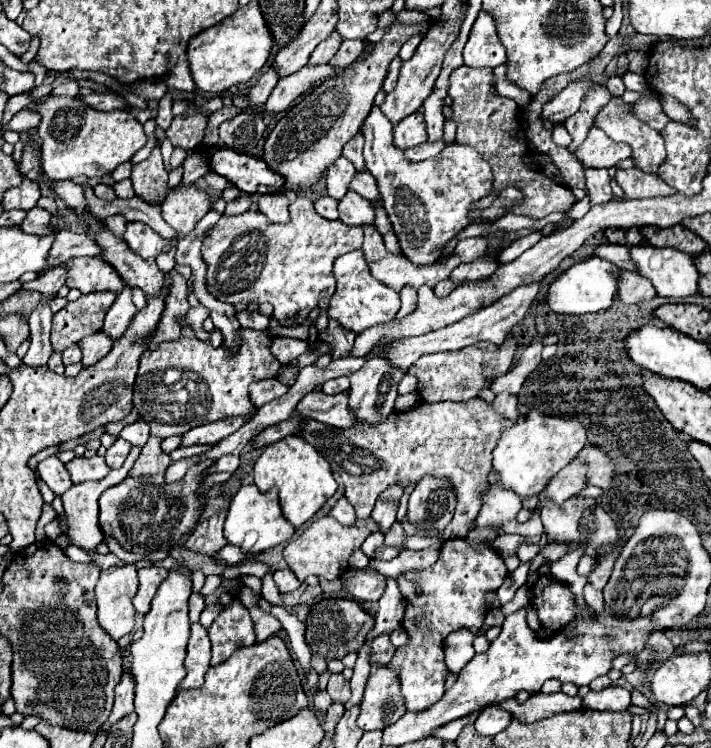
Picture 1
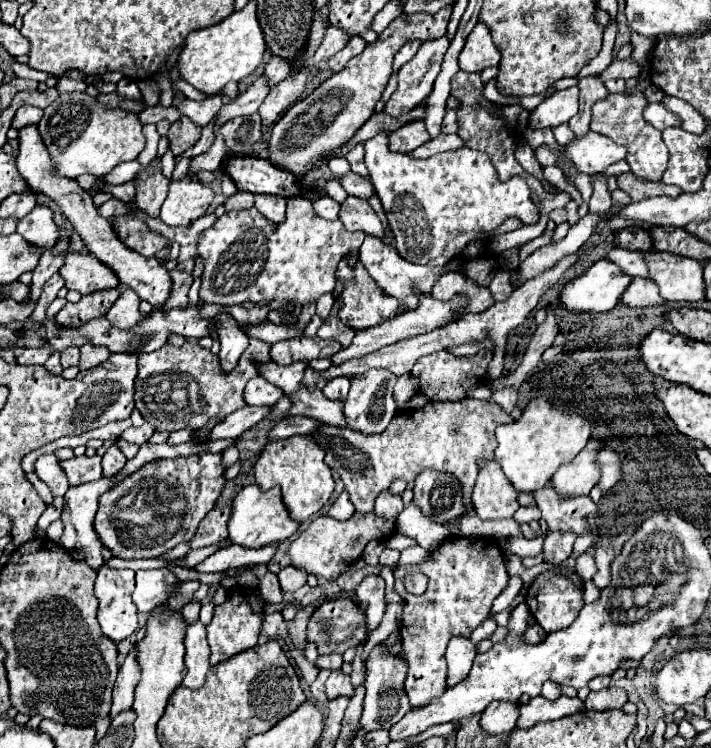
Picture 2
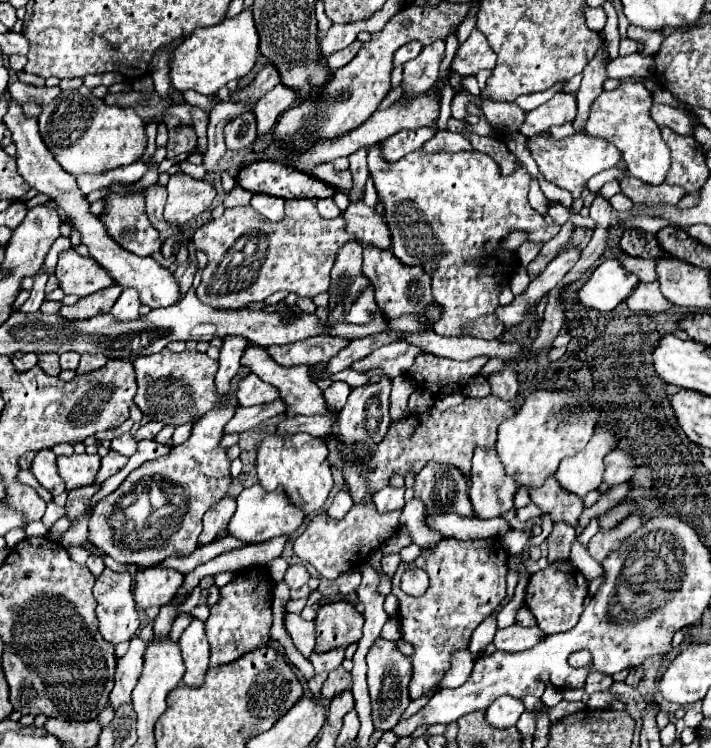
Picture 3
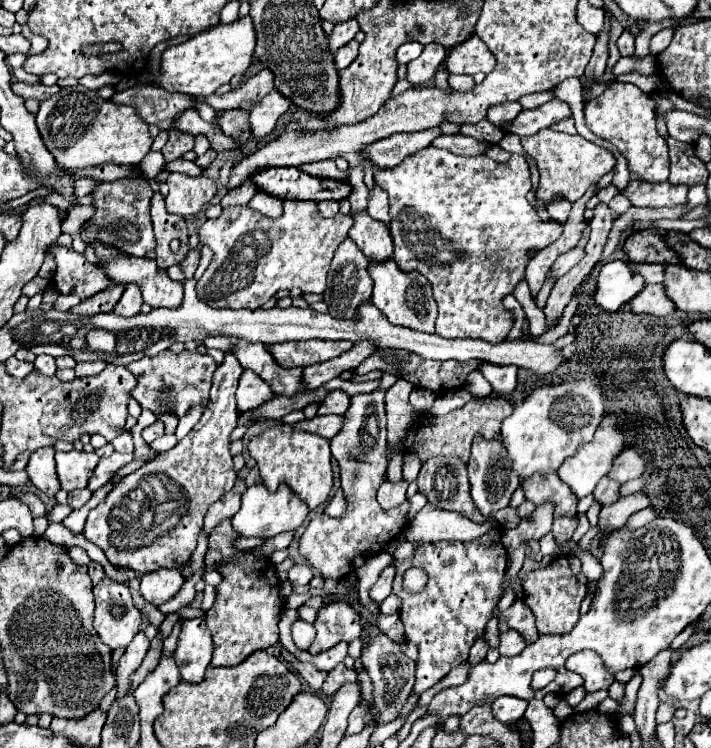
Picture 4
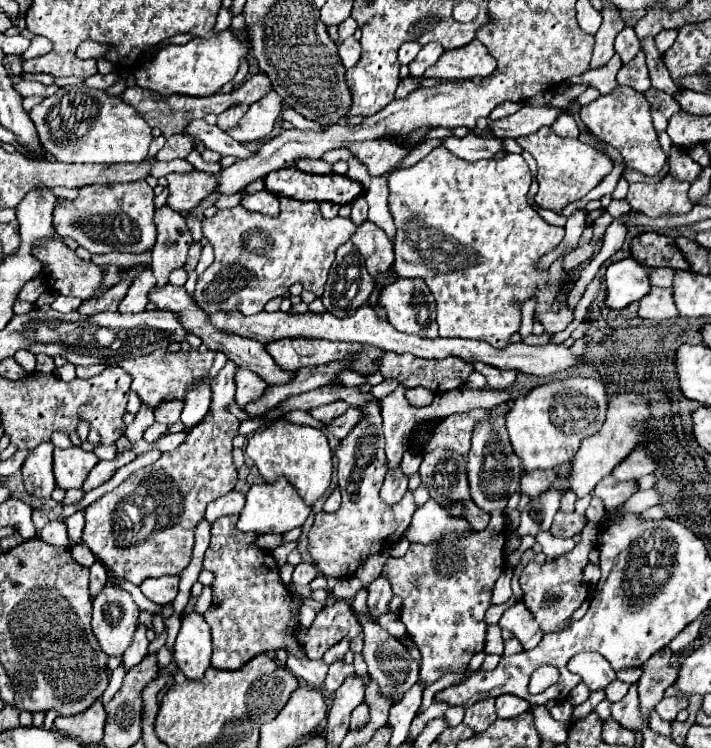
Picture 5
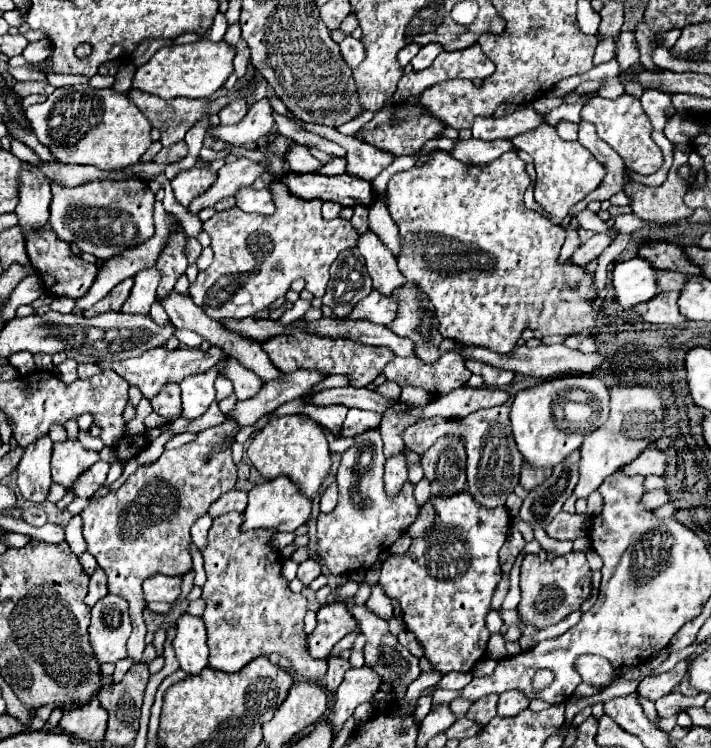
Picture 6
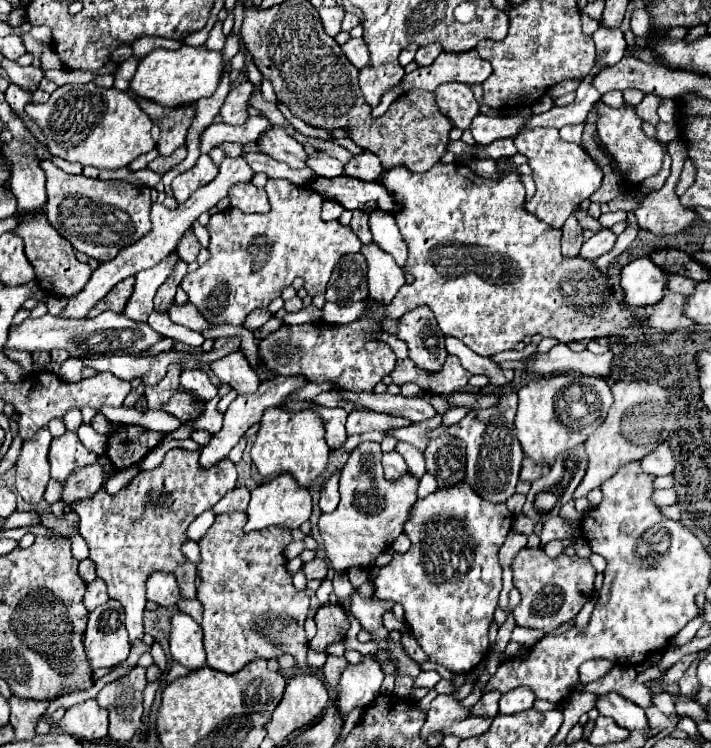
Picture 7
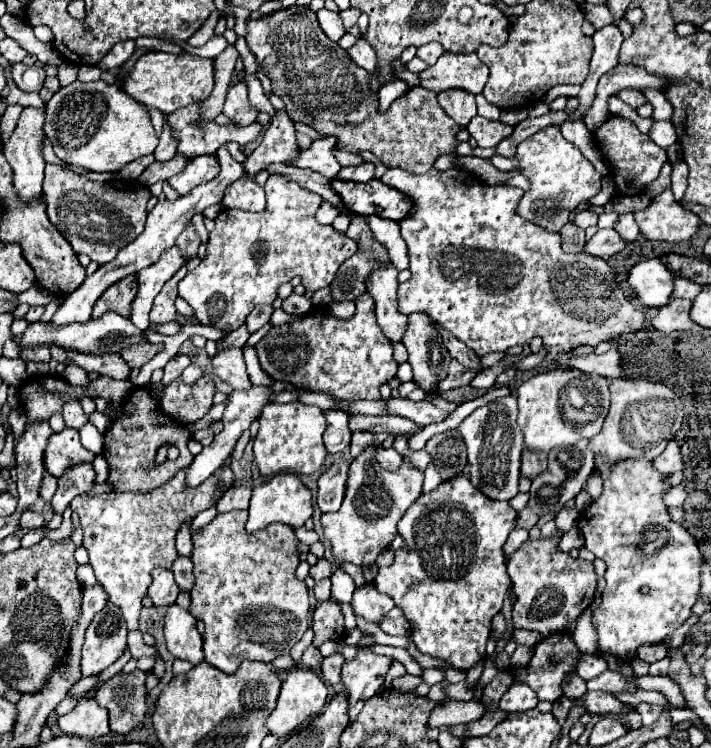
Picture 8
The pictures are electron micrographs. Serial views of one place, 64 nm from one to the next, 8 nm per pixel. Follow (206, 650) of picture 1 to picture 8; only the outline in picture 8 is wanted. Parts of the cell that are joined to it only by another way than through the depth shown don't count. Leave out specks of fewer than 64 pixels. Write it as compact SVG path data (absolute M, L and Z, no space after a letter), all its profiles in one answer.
M176 604L168 608L164 636L166 636L166 646L174 658L186 660L192 666L204 660L202 636L196 628L196 618L188 610L182 610Z

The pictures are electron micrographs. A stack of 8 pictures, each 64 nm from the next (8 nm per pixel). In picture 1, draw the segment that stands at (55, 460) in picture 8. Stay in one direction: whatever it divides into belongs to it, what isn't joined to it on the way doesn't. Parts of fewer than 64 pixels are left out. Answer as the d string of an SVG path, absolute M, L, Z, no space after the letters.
M98 454L92 458L74 458L70 464L66 464L66 468L74 484L86 482L86 480L100 480L108 476L108 472L112 470L104 464L104 458Z

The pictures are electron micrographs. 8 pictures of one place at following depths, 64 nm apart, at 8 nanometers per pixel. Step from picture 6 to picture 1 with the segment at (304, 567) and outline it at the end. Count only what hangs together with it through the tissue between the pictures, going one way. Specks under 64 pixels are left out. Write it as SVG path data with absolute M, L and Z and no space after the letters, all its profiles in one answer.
M290 568L276 570L276 572L272 572L272 576L274 576L274 582L276 582L280 592L292 592L292 590L296 590L300 586L300 582L296 580L296 576L292 574Z

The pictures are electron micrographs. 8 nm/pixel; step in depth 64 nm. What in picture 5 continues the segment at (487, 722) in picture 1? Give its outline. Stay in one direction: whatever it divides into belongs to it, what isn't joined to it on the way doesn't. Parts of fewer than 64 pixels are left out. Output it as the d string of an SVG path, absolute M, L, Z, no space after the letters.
M504 694L504 696L496 698L496 714L502 720L516 718L516 716L524 714L528 708L530 708L530 704L526 700L520 700L518 696L512 696L512 694Z

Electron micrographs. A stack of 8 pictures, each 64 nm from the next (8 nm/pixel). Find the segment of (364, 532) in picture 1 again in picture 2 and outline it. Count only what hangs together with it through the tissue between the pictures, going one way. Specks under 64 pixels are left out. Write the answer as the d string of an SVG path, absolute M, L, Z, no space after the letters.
M374 512L368 514L354 514L348 522L338 522L330 516L318 516L310 526L290 544L288 556L292 560L294 568L300 568L306 574L314 576L324 576L326 580L336 580L358 556L362 554L364 546L372 538L388 538L394 532L394 522L392 520L382 520L376 518Z

